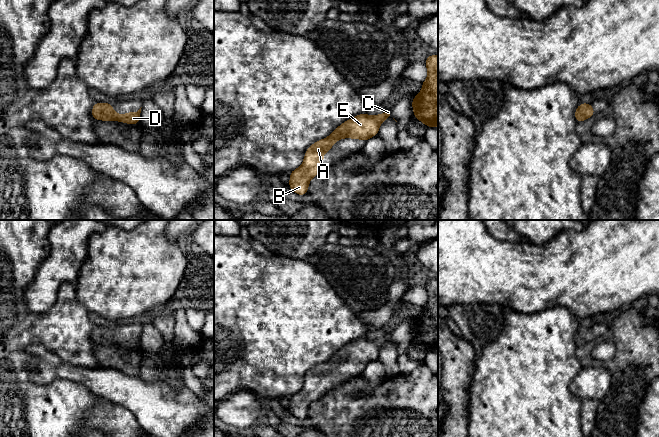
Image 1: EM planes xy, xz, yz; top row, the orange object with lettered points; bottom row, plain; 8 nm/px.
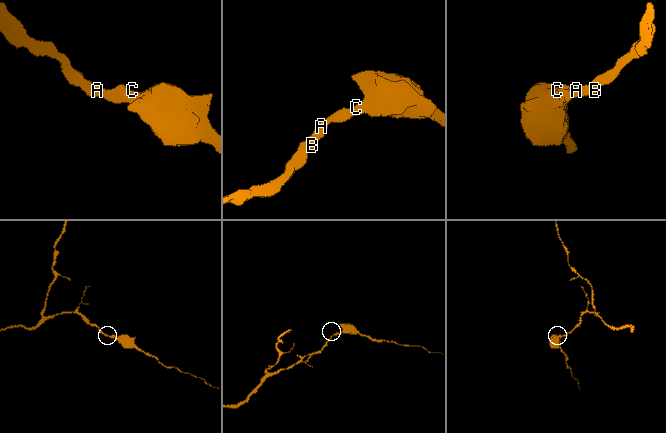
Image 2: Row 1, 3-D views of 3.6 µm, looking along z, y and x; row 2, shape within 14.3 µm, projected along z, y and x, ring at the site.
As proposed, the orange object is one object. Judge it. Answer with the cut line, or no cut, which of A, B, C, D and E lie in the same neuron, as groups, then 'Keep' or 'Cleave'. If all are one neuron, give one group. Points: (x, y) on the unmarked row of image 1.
No split. Groups: A B C D E. Keep

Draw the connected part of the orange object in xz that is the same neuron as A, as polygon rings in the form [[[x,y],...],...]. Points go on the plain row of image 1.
[[[390,333],[383,338],[368,340],[361,337],[338,350],[327,362],[318,364],[309,370],[304,379],[303,388],[290,396],[289,412],[303,420],[308,416],[310,404],[324,395],[323,378],[341,362],[353,362],[367,365],[378,359],[379,351],[386,342],[393,342]]]

